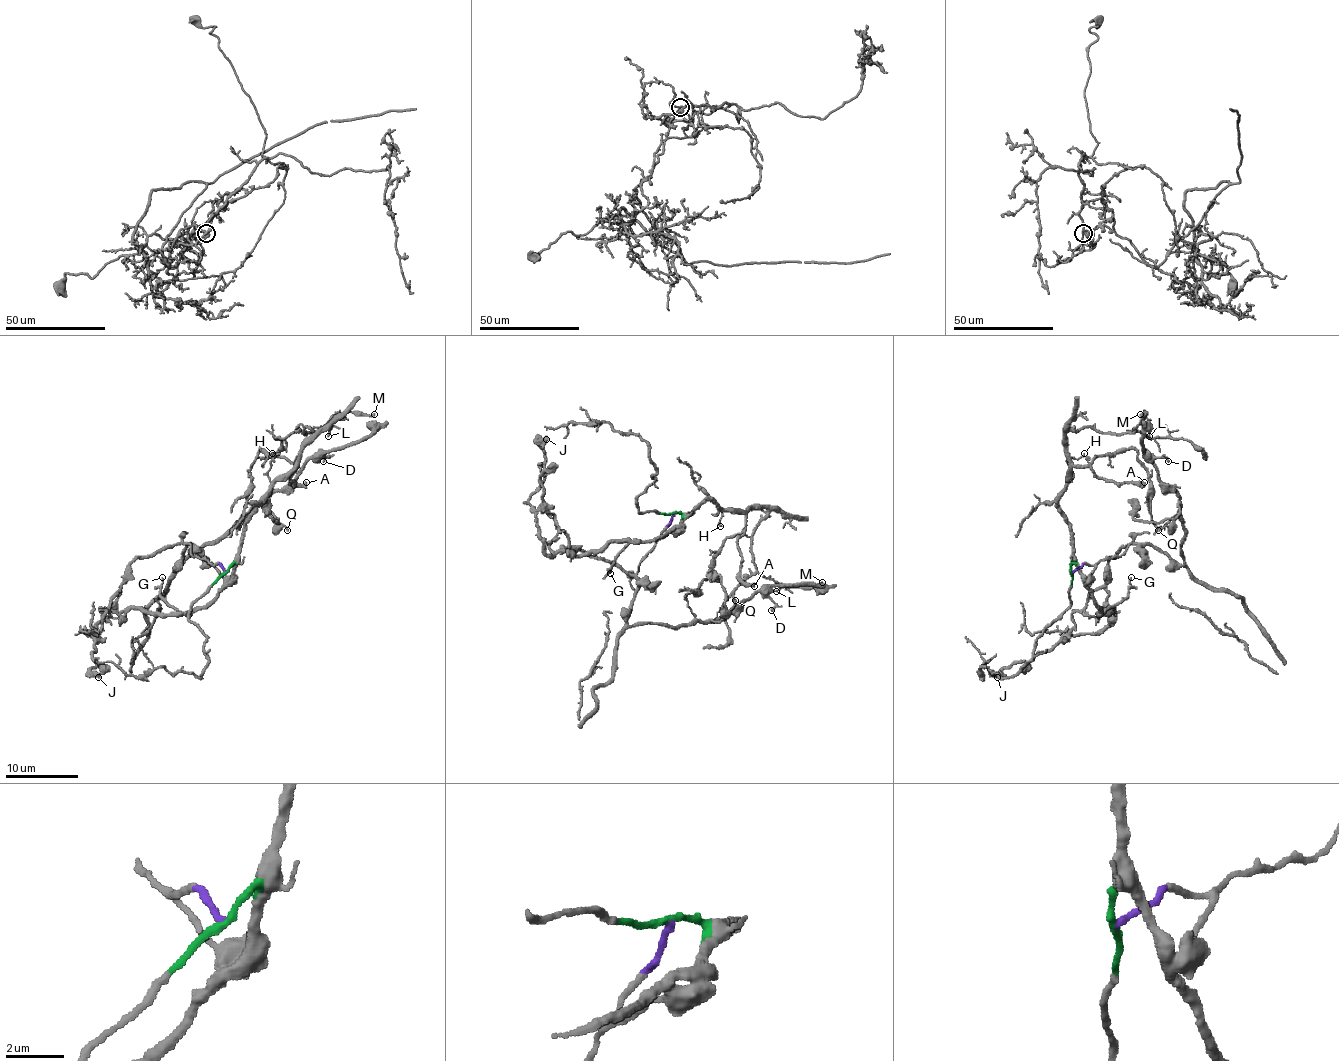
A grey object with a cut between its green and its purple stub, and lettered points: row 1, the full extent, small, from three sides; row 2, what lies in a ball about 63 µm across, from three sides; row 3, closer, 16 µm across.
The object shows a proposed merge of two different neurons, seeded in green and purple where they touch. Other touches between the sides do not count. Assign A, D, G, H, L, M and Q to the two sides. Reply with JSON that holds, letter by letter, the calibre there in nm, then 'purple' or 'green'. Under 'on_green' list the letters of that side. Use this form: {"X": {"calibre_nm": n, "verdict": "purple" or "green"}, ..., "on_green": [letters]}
{"A": {"calibre_nm": 320, "verdict": "green"}, "D": {"calibre_nm": 150, "verdict": "purple"}, "G": {"calibre_nm": 110, "verdict": "green"}, "H": {"calibre_nm": 100, "verdict": "green"}, "L": {"calibre_nm": 120, "verdict": "green"}, "M": {"calibre_nm": 220, "verdict": "green"}, "Q": {"calibre_nm": 150, "verdict": "purple"}, "on_green": ["A", "G", "H", "L", "M"]}

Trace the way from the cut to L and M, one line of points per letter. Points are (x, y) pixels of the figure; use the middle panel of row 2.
L: (672, 514), (688, 514), (703, 500), (723, 509), (764, 507), (752, 561), (777, 583), (775, 590)
M: (672, 514), (688, 514), (703, 500), (723, 509), (764, 507), (753, 532), (755, 569), (786, 587), (822, 581)

